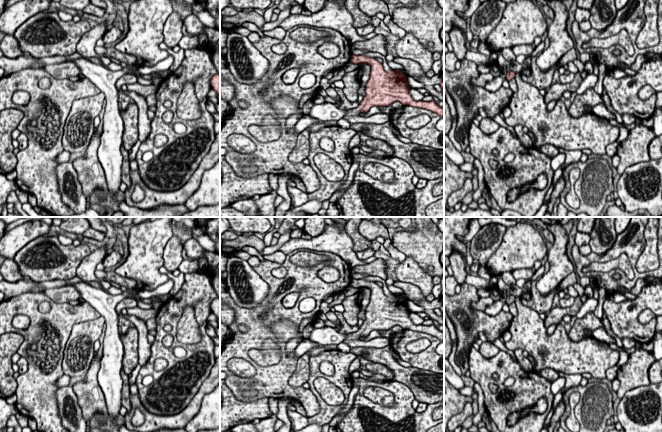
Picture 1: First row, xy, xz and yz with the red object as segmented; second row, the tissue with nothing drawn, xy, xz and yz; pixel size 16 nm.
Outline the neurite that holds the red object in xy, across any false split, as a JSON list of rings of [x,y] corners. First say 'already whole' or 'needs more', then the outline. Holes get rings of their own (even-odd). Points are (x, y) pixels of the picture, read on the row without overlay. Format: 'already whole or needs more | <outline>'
already whole | [[[215,298],[214,300],[211,301],[210,307],[212,310],[212,313],[217,317],[220,318],[220,299]]]

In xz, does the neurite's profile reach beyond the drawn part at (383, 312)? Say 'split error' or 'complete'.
split error

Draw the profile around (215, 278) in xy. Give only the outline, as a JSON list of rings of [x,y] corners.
[[[220,271],[215,275],[212,275],[212,285],[218,298],[220,299]]]

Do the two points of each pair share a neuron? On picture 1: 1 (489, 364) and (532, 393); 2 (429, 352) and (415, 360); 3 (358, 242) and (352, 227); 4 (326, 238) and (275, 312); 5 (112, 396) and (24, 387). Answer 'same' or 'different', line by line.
1: same
2: same
3: same
4: different
5: different

